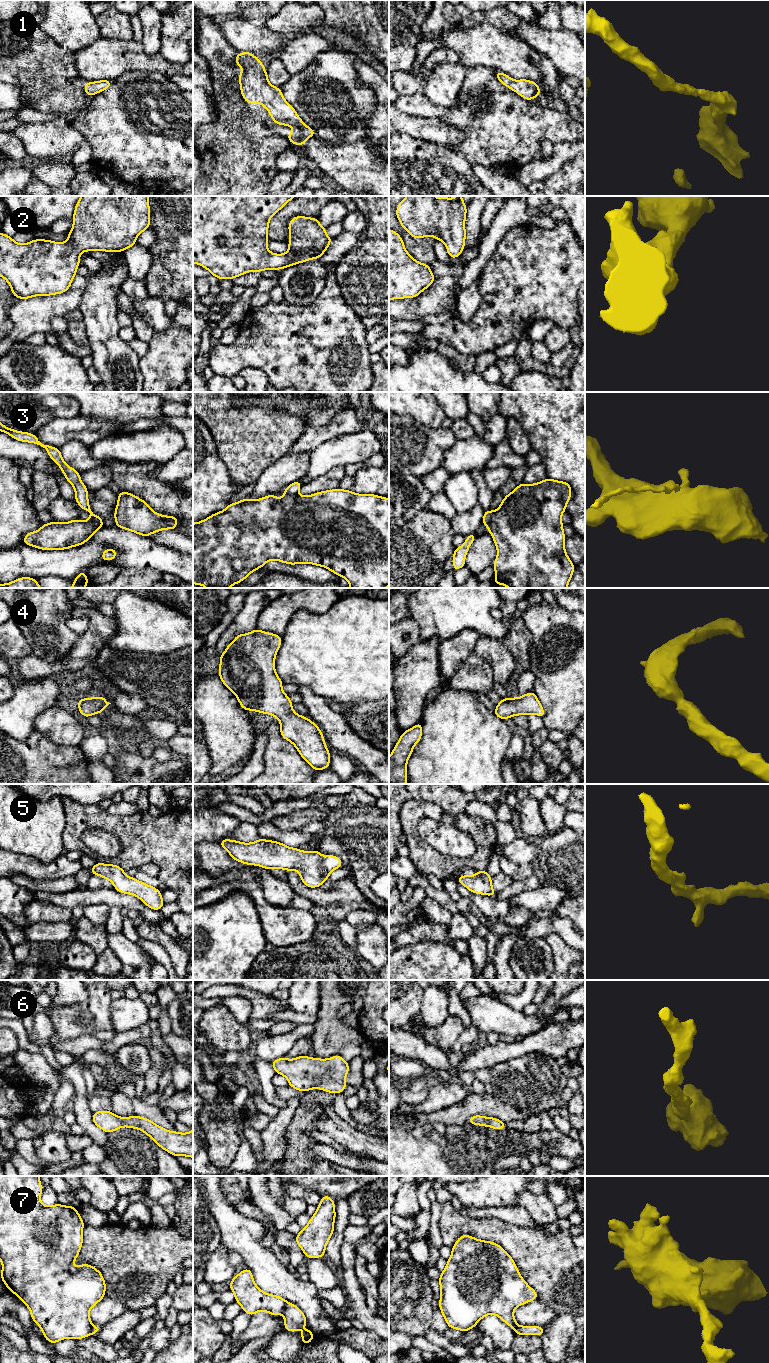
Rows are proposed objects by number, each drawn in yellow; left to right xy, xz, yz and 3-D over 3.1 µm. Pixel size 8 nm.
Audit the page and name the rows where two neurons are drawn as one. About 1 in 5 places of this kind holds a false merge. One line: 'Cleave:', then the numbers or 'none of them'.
Cleave: 3, 7

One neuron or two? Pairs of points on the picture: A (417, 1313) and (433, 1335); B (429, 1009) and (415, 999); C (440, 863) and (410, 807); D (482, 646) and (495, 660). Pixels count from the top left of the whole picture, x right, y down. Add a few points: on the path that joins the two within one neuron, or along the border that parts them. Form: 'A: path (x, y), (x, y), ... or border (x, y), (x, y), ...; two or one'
A: border (432, 1326), (426, 1331), (424, 1336); two
B: border (425, 990), (422, 996), (419, 1015); two
C: path (425, 852), (413, 840), (410, 822); one
D: path (485, 649), (493, 657); one

